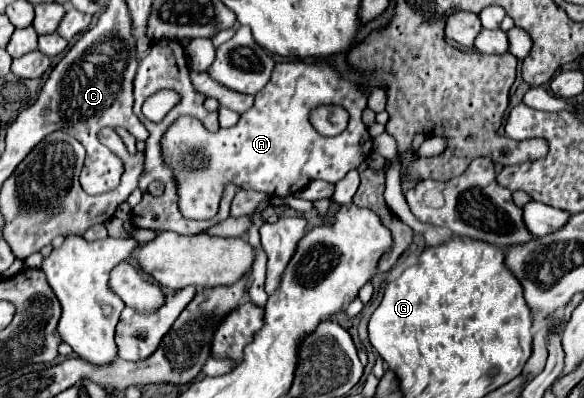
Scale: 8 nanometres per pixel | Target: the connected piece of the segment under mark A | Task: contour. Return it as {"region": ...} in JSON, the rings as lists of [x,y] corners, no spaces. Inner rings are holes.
{"region":[[[322,59],[315,63],[291,60],[275,65],[271,81],[255,95],[253,107],[241,115],[235,127],[219,129],[217,133],[211,133],[197,119],[179,117],[163,137],[163,157],[165,157],[165,163],[175,171],[179,179],[181,213],[189,219],[213,219],[215,211],[219,209],[223,187],[227,183],[235,183],[239,189],[253,189],[253,191],[263,191],[269,195],[287,197],[287,195],[295,195],[309,181],[315,181],[315,179],[321,179],[327,183],[341,181],[351,169],[357,169],[373,151],[373,139],[365,123],[361,121],[361,113],[365,107],[367,107],[367,93],[355,83],[343,81],[335,65],[329,60]],[[325,103],[337,103],[349,111],[347,129],[335,137],[321,137],[307,119],[313,107],[325,105]],[[193,151],[197,151],[199,155],[203,153],[209,165],[205,169],[197,169],[189,173],[187,155],[191,155]]]}

